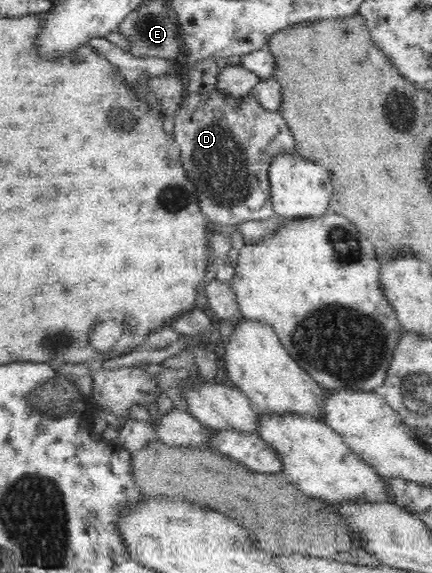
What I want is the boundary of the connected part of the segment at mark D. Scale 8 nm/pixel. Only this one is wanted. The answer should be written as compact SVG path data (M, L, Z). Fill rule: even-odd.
M217 92L191 94L175 116L174 134L183 150L183 166L201 194L201 208L208 221L225 226L243 224L251 220L268 220L276 216L271 202L269 169L280 155L295 155L297 139L285 116L270 112L255 96L230 97Z

